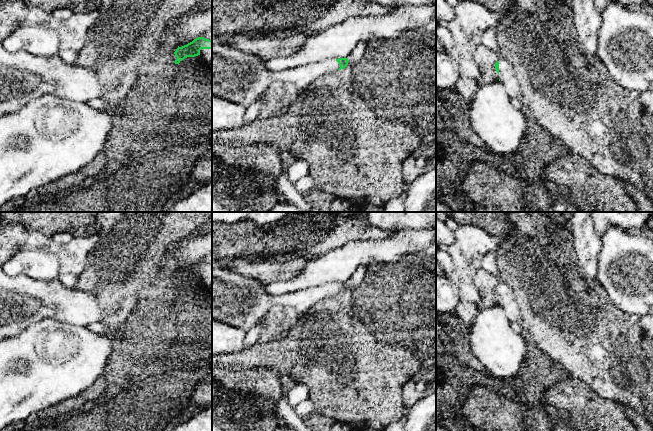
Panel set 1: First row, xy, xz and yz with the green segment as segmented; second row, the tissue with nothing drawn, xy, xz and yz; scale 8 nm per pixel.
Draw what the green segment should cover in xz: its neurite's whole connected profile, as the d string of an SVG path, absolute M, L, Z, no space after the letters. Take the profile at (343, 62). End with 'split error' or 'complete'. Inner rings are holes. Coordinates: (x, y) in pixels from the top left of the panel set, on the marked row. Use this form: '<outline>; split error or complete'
M212 37L212 95L248 108L276 81L292 83L296 88L304 88L323 74L344 69L348 62L348 58L327 59L281 72L272 72L265 69L265 60L261 57L231 46L226 39Z; split error

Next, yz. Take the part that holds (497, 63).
M500 58L495 63L495 69L499 74L500 82L506 88L510 98L517 98L520 95L520 84L513 65L506 59Z; split error

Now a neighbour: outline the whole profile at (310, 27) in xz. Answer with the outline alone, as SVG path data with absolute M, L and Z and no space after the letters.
M336 0L324 14L309 23L287 30L279 30L269 35L287 36L296 33L311 34L325 30L352 17L386 14L388 10L371 0Z

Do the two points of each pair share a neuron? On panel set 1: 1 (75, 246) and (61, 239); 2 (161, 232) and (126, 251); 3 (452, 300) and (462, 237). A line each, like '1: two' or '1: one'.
1: two
2: one
3: two

